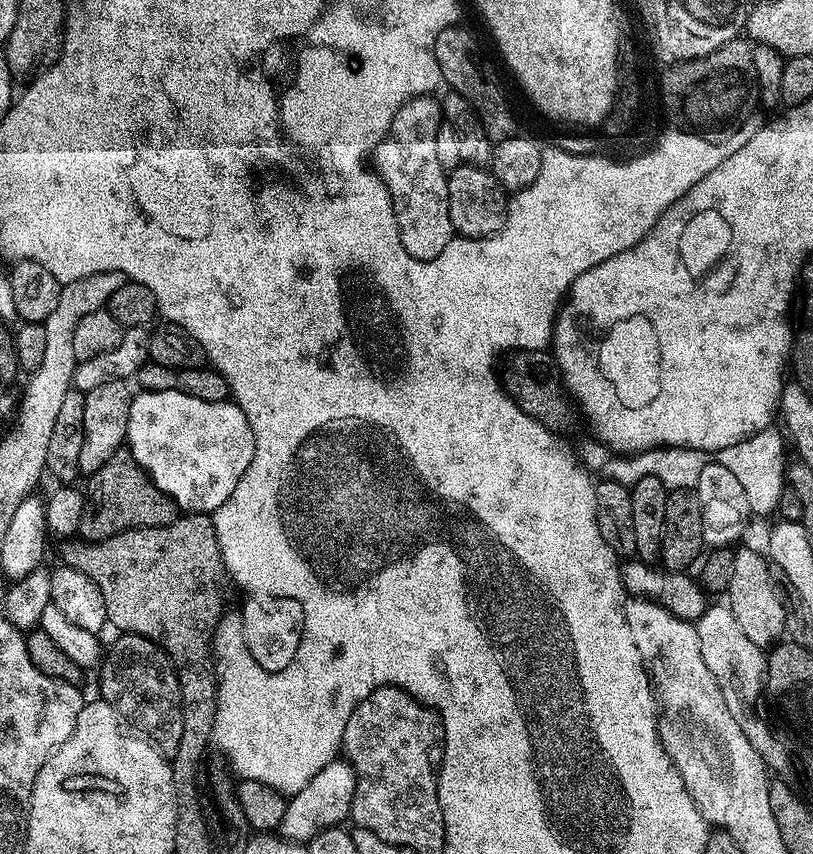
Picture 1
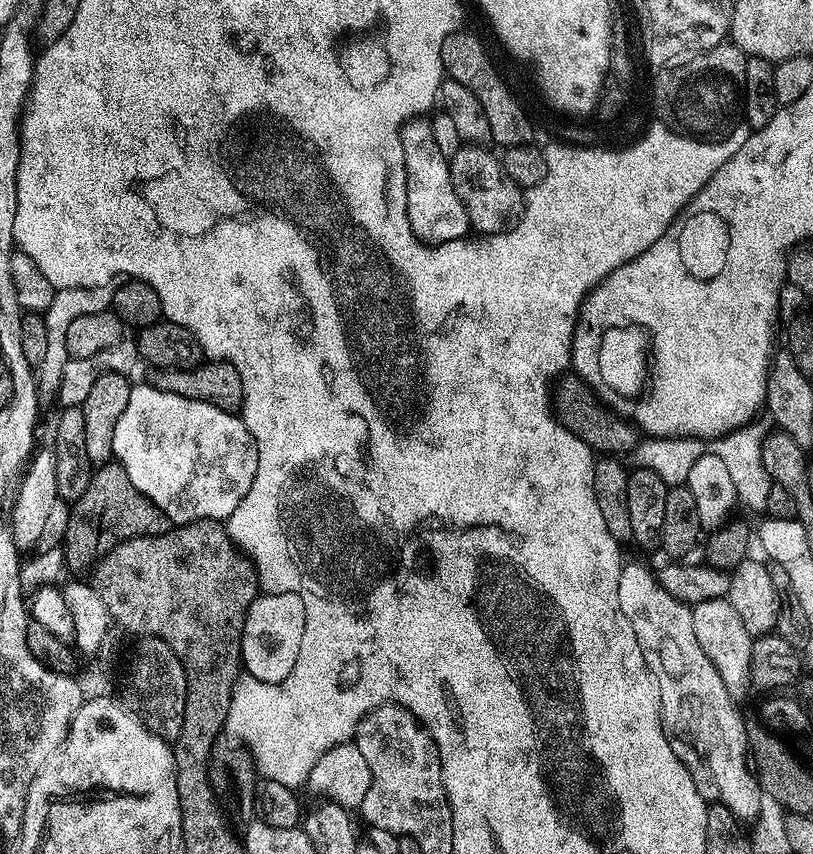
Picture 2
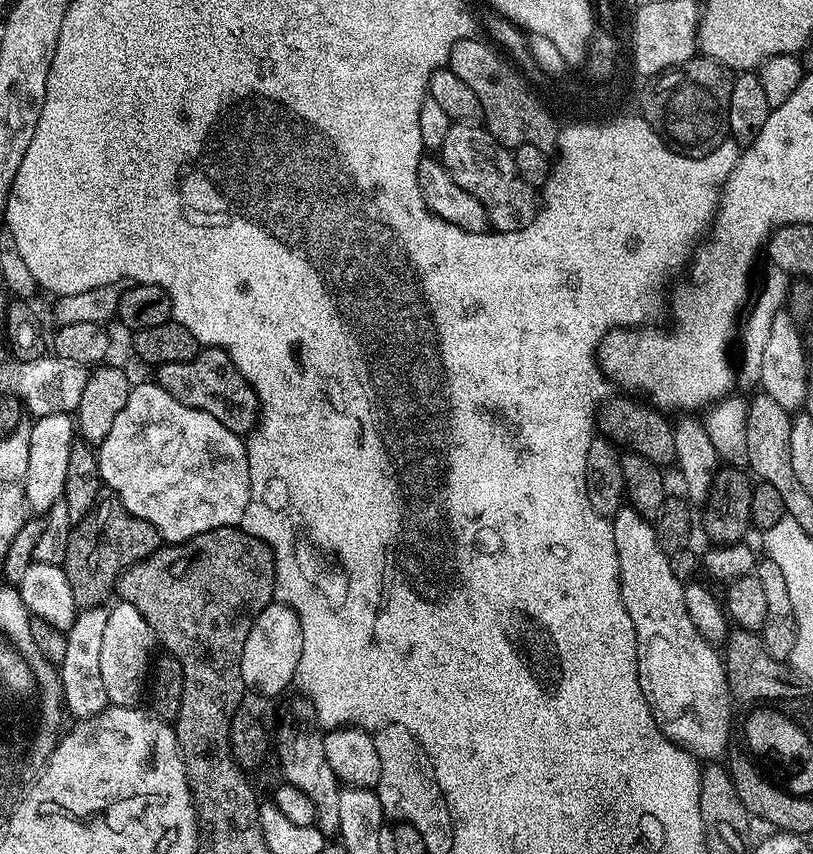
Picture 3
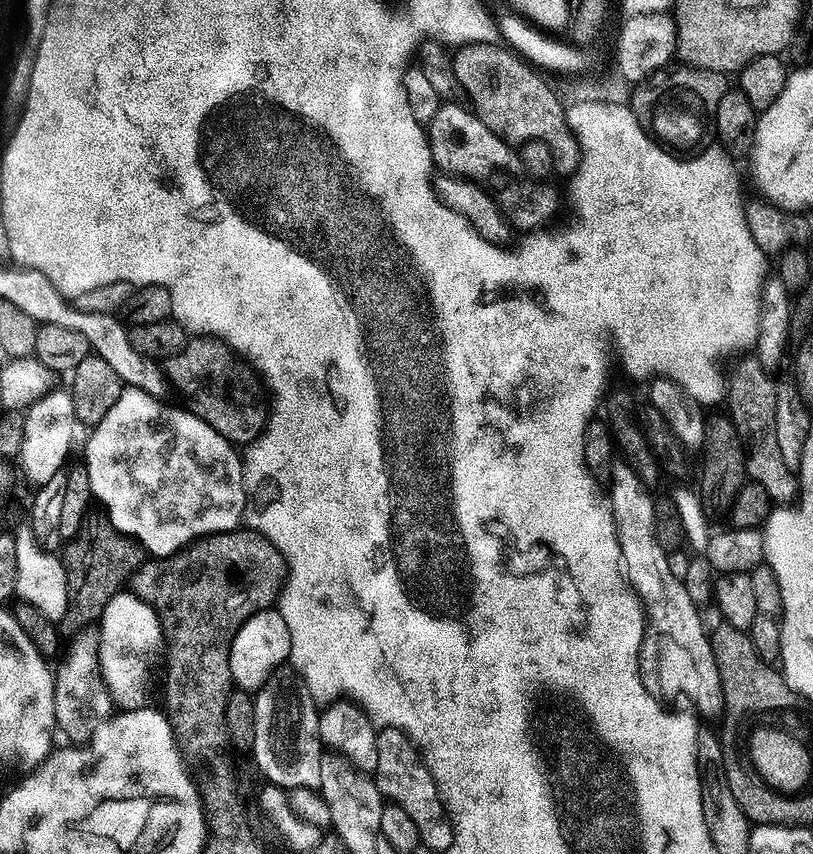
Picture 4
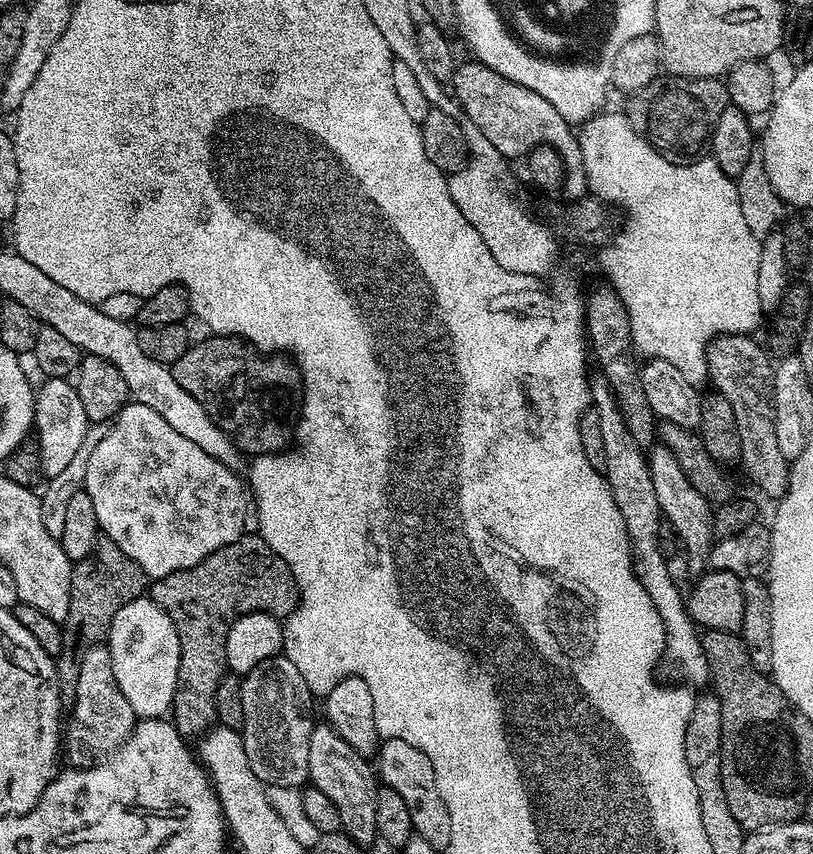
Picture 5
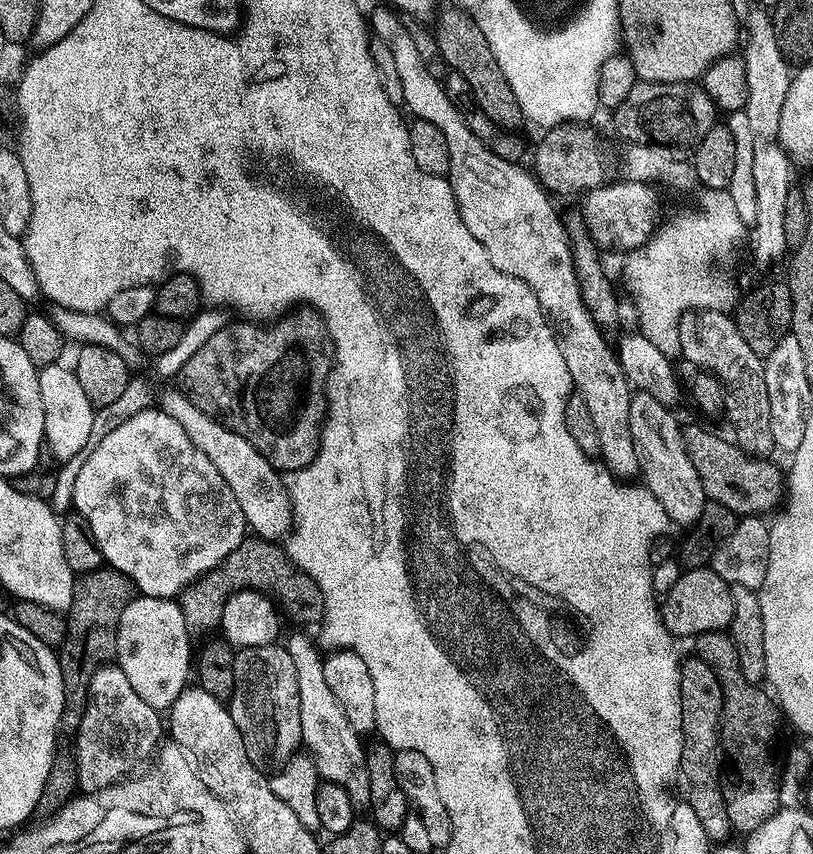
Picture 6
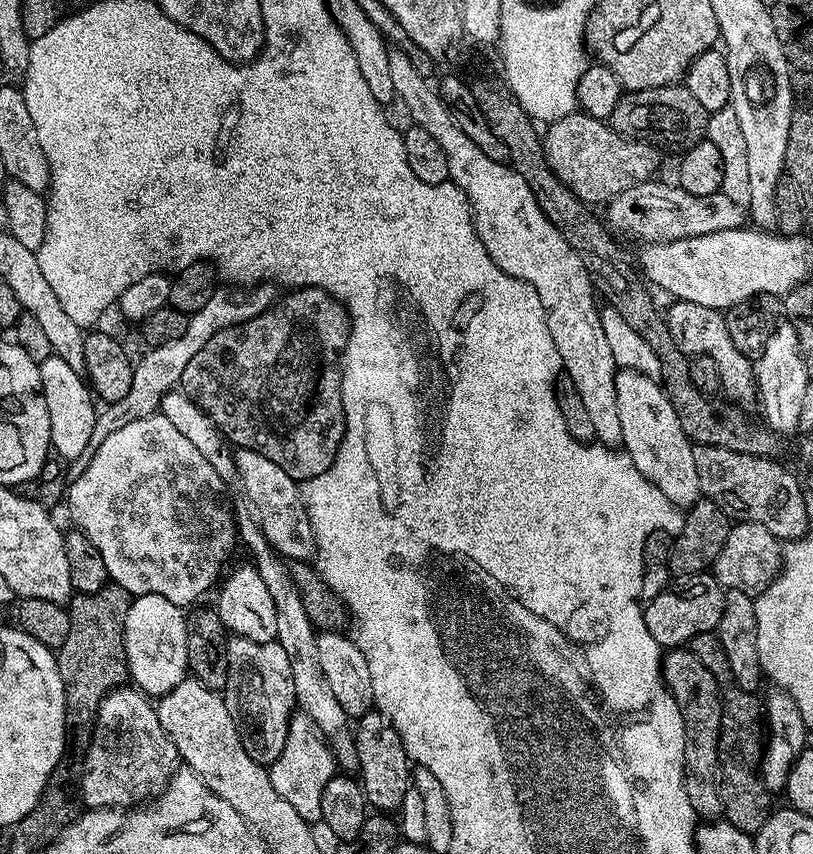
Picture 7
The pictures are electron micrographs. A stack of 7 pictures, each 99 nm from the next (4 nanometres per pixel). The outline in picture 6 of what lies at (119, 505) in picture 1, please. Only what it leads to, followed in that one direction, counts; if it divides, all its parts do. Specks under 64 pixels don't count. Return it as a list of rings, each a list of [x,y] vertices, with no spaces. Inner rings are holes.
[[[101,566],[93,572],[83,573],[74,586],[74,598],[68,608],[66,619],[68,633],[64,645],[58,649],[62,670],[62,718],[56,738],[54,762],[50,762],[50,774],[46,774],[46,786],[38,802],[36,812],[47,818],[63,804],[67,804],[78,792],[78,765],[74,755],[74,740],[82,714],[88,705],[90,678],[101,666],[109,663],[116,655],[116,635],[122,610],[134,599],[134,585],[118,569]]]

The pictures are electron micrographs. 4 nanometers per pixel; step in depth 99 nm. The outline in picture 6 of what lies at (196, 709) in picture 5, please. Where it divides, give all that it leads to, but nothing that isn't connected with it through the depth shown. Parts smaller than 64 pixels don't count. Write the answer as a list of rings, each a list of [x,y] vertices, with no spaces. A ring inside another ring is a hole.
[[[246,538],[238,546],[238,550],[231,552],[224,561],[218,566],[211,568],[204,576],[199,576],[191,584],[186,585],[184,591],[180,593],[178,603],[182,610],[182,618],[186,618],[186,626],[188,627],[189,633],[193,637],[204,635],[204,637],[207,637],[209,634],[215,633],[219,629],[222,610],[226,606],[226,602],[236,592],[261,592],[261,594],[267,596],[276,605],[277,609],[287,619],[289,616],[296,623],[296,626],[304,626],[300,624],[313,624],[313,626],[316,626],[324,618],[322,590],[318,590],[318,586],[313,580],[291,560],[287,551],[279,543],[271,540]]]

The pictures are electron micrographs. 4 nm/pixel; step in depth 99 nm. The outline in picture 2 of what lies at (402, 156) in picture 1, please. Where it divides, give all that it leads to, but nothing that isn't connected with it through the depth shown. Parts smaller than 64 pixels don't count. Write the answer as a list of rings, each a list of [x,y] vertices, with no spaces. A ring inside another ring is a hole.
[[[417,118],[408,121],[400,132],[402,148],[404,150],[404,165],[408,175],[408,189],[406,202],[408,203],[408,217],[410,226],[416,237],[429,244],[445,244],[451,240],[463,240],[469,235],[470,225],[466,206],[462,206],[462,198],[452,185],[449,157],[444,156],[434,142],[434,132],[427,119]]]

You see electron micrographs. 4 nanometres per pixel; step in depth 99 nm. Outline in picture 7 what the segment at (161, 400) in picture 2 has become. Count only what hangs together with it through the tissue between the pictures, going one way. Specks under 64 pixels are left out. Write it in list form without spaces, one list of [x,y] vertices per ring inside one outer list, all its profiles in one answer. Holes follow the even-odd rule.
[[[155,414],[127,423],[126,426],[123,426],[122,430],[117,430],[110,434],[98,446],[97,452],[91,458],[90,464],[86,466],[85,472],[69,483],[66,493],[66,505],[68,504],[68,512],[72,515],[73,522],[76,523],[73,525],[79,531],[83,532],[84,537],[96,547],[98,554],[102,554],[102,562],[106,562],[108,579],[111,583],[122,586],[127,592],[132,593],[133,597],[158,594],[175,604],[192,606],[199,601],[196,599],[212,583],[215,585],[221,579],[222,573],[225,571],[224,563],[227,562],[228,555],[232,552],[232,547],[237,547],[238,544],[234,508],[228,505],[228,500],[224,497],[224,488],[226,488],[226,481],[220,477],[218,470],[214,470],[214,466],[210,466],[210,462],[206,462],[206,458],[202,458],[202,453],[173,426],[170,418]]]

